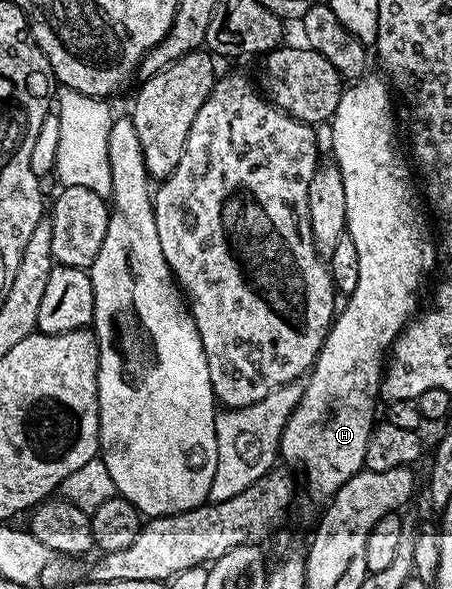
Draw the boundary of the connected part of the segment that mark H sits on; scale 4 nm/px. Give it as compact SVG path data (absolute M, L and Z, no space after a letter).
M367 74L343 87L340 106L336 106L334 118L329 121L332 126L329 151L332 153L332 160L339 166L340 177L344 182L347 203L345 231L352 242L356 242L356 251L360 257L360 278L356 278L356 290L345 297L346 305L343 308L341 305L340 311L335 315L324 346L308 373L303 397L282 432L281 459L299 460L306 471L307 482L314 484L316 491L326 492L325 494L332 494L337 488L344 486L348 478L363 471L368 438L376 423L374 399L377 401L380 396L384 361L402 329L415 315L414 307L418 304L418 296L414 291L425 278L426 271L433 266L434 252L436 256L435 241L434 244L430 241L430 232L422 217L424 204L420 199L419 189L418 192L414 189L414 180L410 177L411 165L398 149L398 136L394 133L395 101L392 99L392 89L381 75L378 76Z

